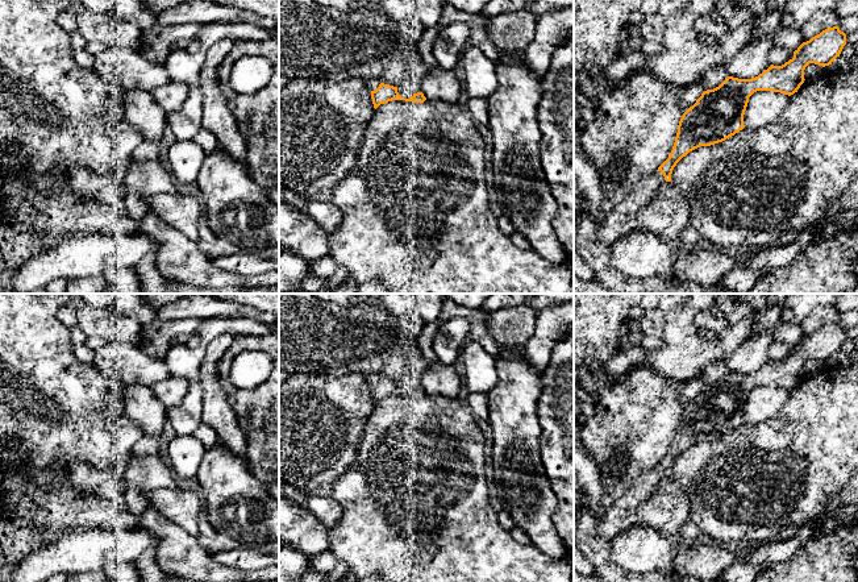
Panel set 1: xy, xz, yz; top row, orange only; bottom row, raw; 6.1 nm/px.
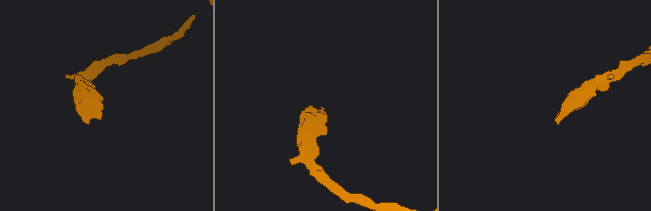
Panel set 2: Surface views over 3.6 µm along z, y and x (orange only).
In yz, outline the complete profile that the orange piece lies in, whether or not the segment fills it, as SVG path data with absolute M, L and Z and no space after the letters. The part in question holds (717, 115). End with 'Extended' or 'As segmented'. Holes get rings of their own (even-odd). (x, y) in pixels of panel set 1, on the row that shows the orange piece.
M838 26L822 30L820 34L803 42L795 51L794 58L782 66L771 65L767 70L751 79L738 79L728 76L719 87L707 90L682 116L675 142L670 157L658 167L657 171L642 178L630 194L620 203L615 204L609 213L605 213L601 224L596 224L596 237L605 245L613 245L621 237L633 232L642 230L640 223L641 212L655 198L658 188L665 182L671 182L671 174L676 163L690 151L700 146L711 146L725 141L745 128L744 115L749 103L749 97L757 91L772 91L784 95L794 95L804 83L804 70L809 63L819 66L829 66L840 57L846 45L846 34Z. Extended

